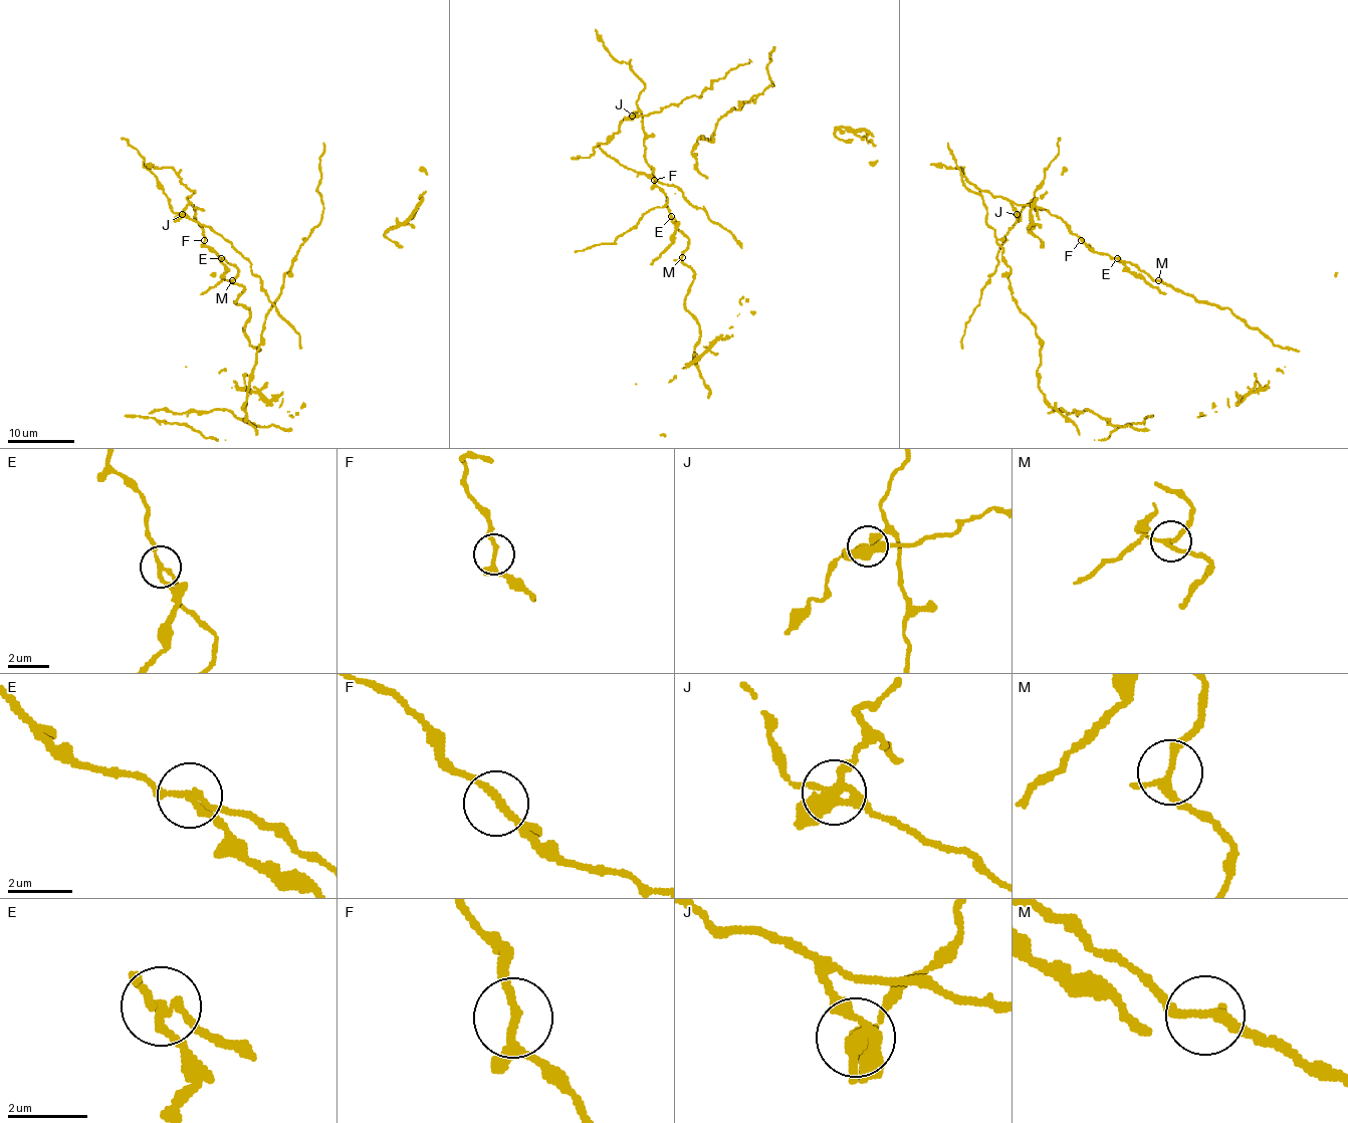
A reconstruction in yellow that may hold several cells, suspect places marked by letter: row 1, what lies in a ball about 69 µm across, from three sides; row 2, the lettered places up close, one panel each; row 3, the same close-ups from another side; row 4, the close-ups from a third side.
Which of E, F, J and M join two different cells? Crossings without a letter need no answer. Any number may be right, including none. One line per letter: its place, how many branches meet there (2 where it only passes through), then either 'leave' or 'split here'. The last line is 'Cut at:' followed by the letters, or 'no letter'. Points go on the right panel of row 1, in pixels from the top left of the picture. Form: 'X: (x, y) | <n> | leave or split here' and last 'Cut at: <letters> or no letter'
E: (1117, 258) | 3 | split here
F: (1081, 240) | 3 | leave
J: (1017, 214) | 4 | split here
M: (1158, 280) | 3 | leave
Cut at: E, J

